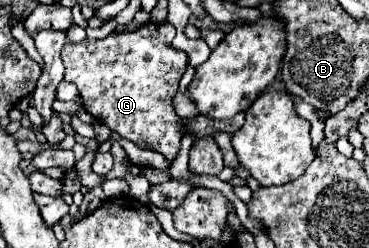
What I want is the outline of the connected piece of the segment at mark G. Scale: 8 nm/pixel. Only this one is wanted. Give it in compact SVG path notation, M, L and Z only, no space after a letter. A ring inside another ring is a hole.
M146 22L136 30L112 32L102 40L84 40L78 44L66 44L62 50L62 62L66 66L64 80L76 84L84 110L96 120L106 124L120 138L132 140L144 150L154 150L162 154L170 164L178 156L180 138L182 138L182 120L174 112L172 100L178 92L178 82L188 66L188 56L182 50L172 48L172 38L176 30L170 22Z

